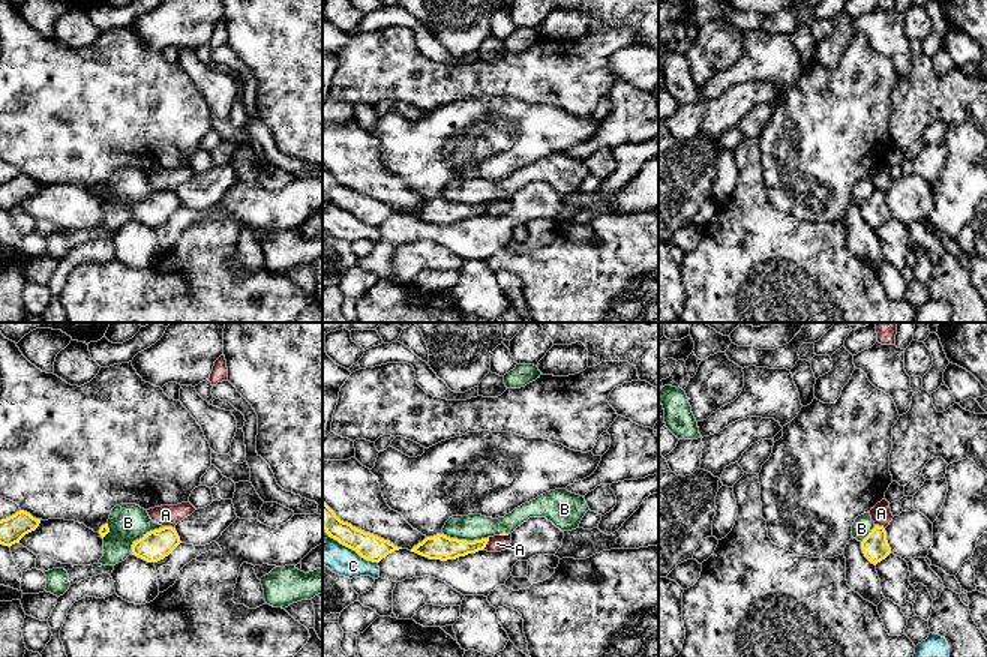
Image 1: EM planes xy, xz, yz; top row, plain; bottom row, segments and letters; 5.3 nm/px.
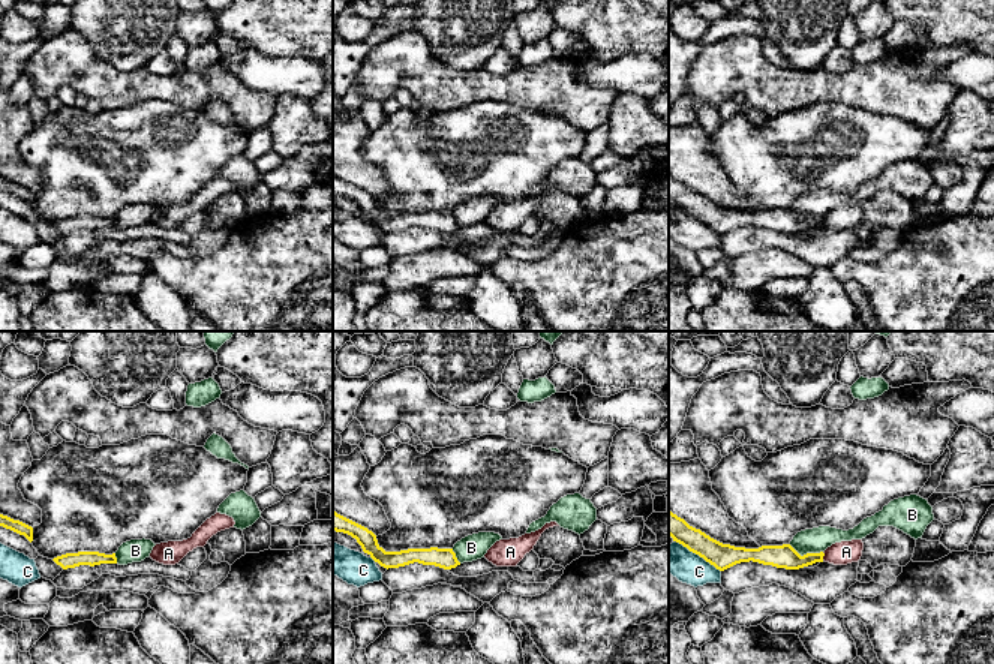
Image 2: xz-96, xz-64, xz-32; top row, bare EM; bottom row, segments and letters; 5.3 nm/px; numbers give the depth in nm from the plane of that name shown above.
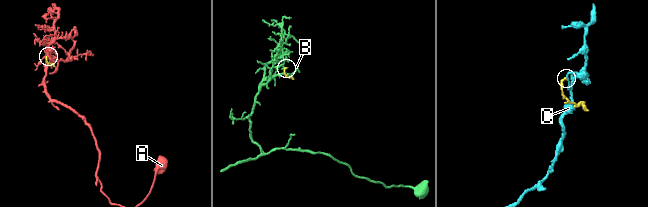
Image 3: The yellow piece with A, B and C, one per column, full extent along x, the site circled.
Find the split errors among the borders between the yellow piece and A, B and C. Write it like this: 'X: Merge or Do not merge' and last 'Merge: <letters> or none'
A: Do not merge
B: Do not merge
C: Do not merge
Merge: none

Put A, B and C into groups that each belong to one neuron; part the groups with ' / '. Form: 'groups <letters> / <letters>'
groups A / B / C

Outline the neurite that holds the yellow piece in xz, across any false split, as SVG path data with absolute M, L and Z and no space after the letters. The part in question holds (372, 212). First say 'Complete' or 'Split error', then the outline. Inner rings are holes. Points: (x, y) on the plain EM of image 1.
Complete. M322 165L322 192L328 201L356 214L362 222L380 226L388 218L402 212L394 210L370 196L364 196L348 186L340 184L336 177Z

